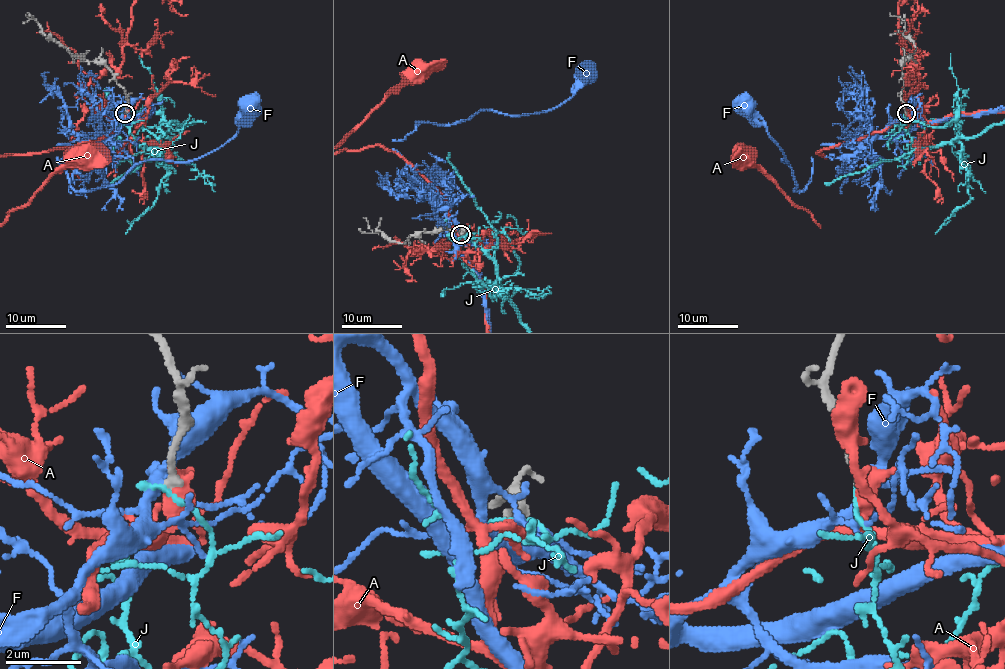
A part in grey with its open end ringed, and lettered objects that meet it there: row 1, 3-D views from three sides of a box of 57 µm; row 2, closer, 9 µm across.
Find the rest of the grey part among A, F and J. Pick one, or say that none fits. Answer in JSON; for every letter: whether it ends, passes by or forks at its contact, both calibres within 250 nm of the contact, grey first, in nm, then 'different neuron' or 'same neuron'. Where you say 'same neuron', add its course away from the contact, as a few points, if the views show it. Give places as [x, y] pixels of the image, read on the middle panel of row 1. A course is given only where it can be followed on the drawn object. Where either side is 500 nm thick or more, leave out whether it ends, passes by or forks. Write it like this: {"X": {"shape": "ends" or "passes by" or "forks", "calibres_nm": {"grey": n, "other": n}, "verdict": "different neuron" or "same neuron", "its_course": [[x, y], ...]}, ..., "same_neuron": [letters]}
{"A": {"calibres_nm": {"grey": 200, "other": 600}, "verdict": "different neuron"}, "F": {"shape": "forks", "calibres_nm": {"grey": 200, "other": 260}, "verdict": "different neuron"}, "J": {"shape": "ends", "calibres_nm": {"grey": 200, "other": 140}, "verdict": "different neuron"}, "same_neuron": []}

